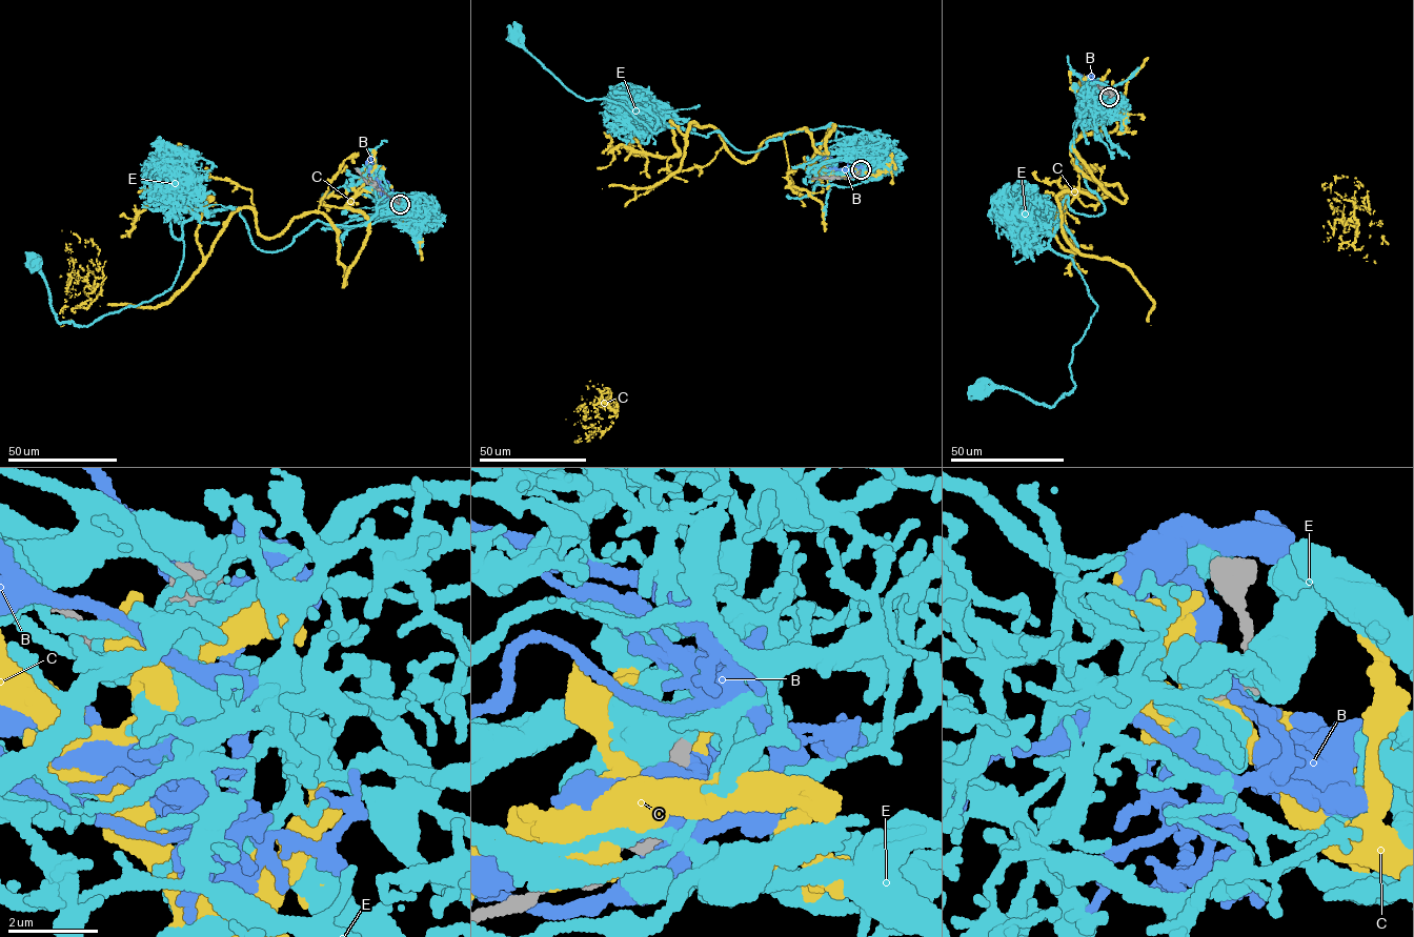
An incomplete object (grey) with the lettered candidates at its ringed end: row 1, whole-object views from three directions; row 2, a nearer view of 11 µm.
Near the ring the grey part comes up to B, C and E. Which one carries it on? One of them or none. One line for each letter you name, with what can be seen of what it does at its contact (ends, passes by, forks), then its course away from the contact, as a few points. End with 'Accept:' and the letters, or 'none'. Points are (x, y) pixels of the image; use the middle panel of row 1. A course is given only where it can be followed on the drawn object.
E: it passes by; it runs (861, 169), (831, 123), (748, 153), (658, 116), (665, 128), (651, 131), (623, 104), (570, 92), (513, 37)
Accept: E

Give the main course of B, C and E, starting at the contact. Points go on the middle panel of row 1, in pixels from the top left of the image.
B: (860, 170), (865, 170), (861, 163), (832, 160), (821, 153)
C: (860, 170), (809, 164), (832, 124), (743, 162), (695, 121), (679, 171), (602, 188), (613, 404)
E: (861, 169), (831, 123), (748, 153), (658, 116), (665, 128), (651, 131), (623, 104), (570, 92), (513, 37)

